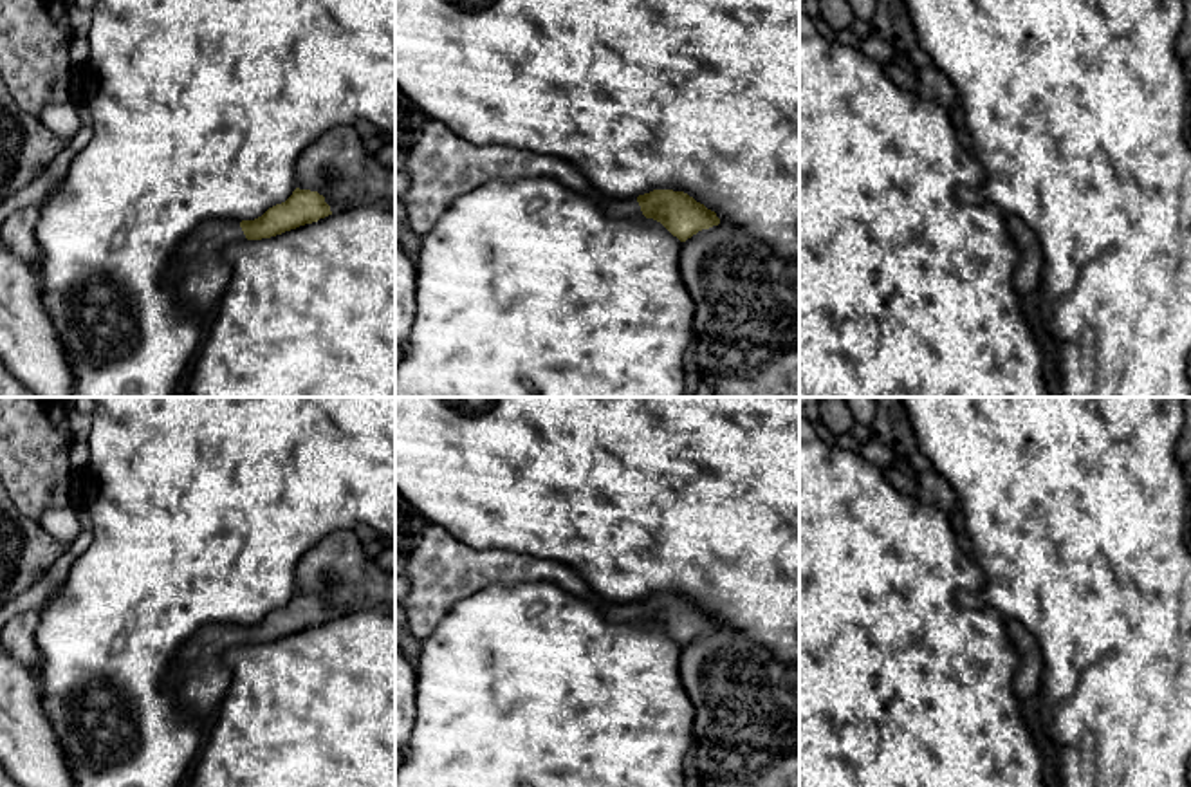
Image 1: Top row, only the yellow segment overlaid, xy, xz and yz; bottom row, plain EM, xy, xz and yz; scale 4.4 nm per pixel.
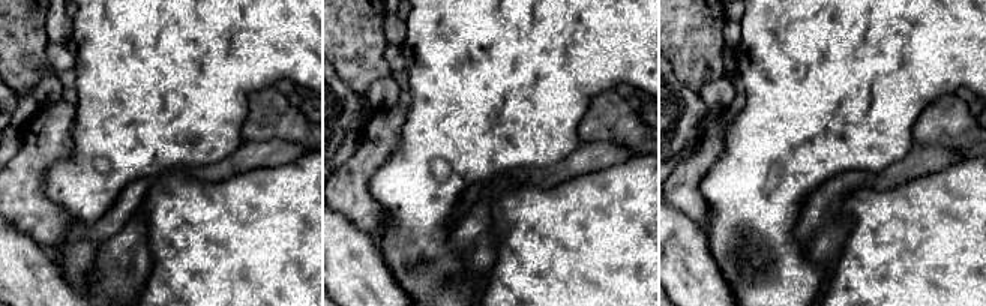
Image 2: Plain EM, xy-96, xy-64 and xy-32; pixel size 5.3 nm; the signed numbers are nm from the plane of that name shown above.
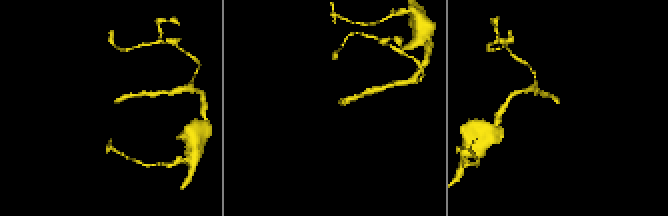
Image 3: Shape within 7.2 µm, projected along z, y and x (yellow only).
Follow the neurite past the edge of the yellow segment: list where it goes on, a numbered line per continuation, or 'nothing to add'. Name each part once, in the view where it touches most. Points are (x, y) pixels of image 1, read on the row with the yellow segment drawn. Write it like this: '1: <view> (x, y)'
1: xz (628, 208)

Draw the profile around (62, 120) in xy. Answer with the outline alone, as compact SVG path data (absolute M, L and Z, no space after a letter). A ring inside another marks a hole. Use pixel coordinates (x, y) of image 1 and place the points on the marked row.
M74 99L67 103L47 105L40 112L40 121L47 130L63 139L72 139L83 126Z

